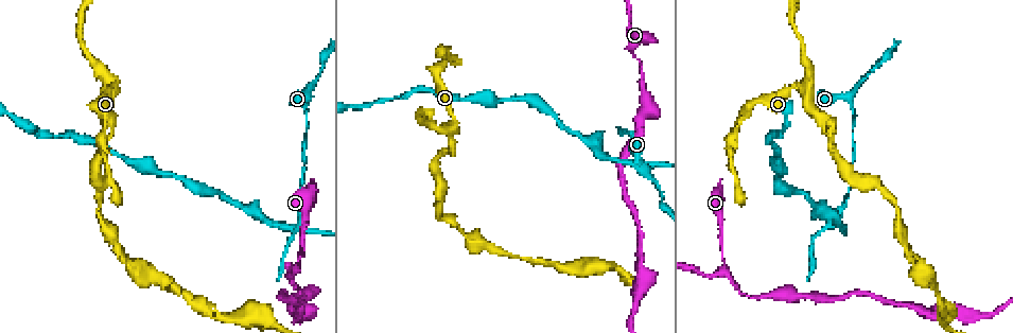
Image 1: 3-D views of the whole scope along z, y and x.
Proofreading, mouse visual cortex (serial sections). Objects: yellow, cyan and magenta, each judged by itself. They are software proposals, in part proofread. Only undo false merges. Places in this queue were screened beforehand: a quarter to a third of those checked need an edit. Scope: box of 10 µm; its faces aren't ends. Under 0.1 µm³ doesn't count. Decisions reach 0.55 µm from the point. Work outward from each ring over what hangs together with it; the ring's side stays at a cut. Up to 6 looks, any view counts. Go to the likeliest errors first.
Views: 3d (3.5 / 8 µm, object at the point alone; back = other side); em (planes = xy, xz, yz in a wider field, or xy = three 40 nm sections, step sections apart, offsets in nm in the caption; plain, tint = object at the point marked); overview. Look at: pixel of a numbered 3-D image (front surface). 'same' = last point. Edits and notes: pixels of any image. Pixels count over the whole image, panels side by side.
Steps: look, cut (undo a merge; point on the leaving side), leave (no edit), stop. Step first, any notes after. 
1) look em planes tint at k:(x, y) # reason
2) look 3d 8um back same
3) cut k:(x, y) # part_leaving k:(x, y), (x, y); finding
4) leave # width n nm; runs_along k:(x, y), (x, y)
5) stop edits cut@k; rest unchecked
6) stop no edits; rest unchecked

look 3d 3.5um at 1:(845, 227) # sharp bend

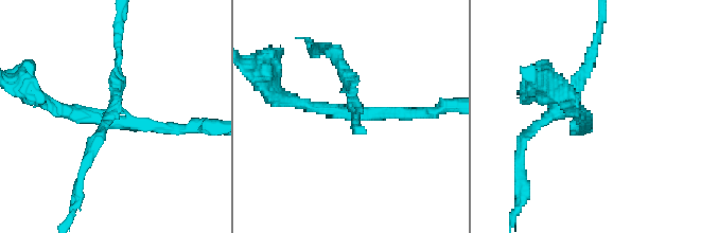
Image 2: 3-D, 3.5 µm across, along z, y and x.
look em xy step 1 tint at 2:(588, 114) # shape alone is not enough

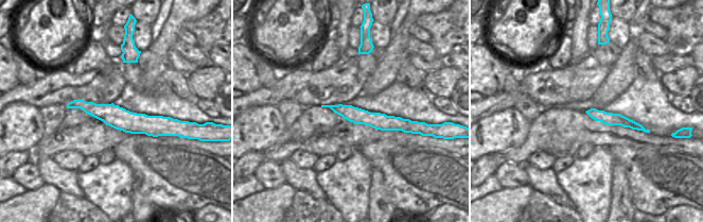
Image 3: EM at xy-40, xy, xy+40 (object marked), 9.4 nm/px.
cut 2:(312, 108) # part_leaving 2:(346, 111), (310, 108), (267, 89); a second cell is stuck on

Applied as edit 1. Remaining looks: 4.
look 3d 8um back at 1:(726, 268) # three-way junction

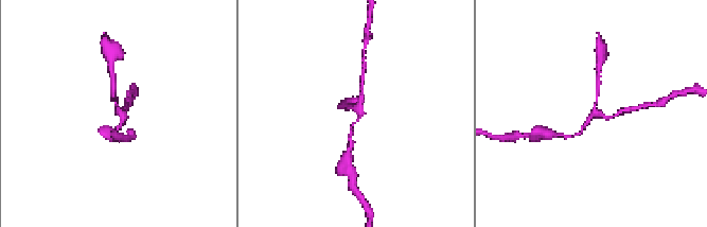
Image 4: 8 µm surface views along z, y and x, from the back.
look em xy step 2 tint same # arms 3; arm_widths 100, 150, 150 nm; need the tissue

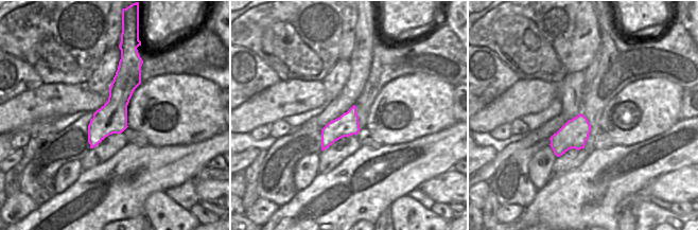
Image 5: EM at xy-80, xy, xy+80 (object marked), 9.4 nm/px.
leave # runs_along 5:(122, 65), (117, 106), (92, 144); one cell here

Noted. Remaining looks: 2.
look 3d 8um at 1:(810, 79) # abrupt turn

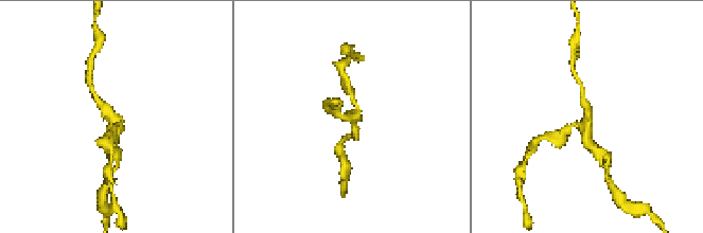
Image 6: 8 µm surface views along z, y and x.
look em xy step 2 tint same # arms 3; arm_widths 200, 250, 300 nm; need the tissue

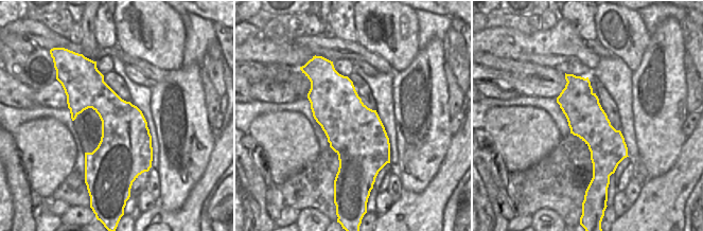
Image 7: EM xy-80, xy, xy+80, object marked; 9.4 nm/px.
leave # width 550 nm; runs_along 6:(113, 130), (119, 124), (95, 94); all the same cell

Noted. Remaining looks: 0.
stop edits cut@2; rest unchecked

